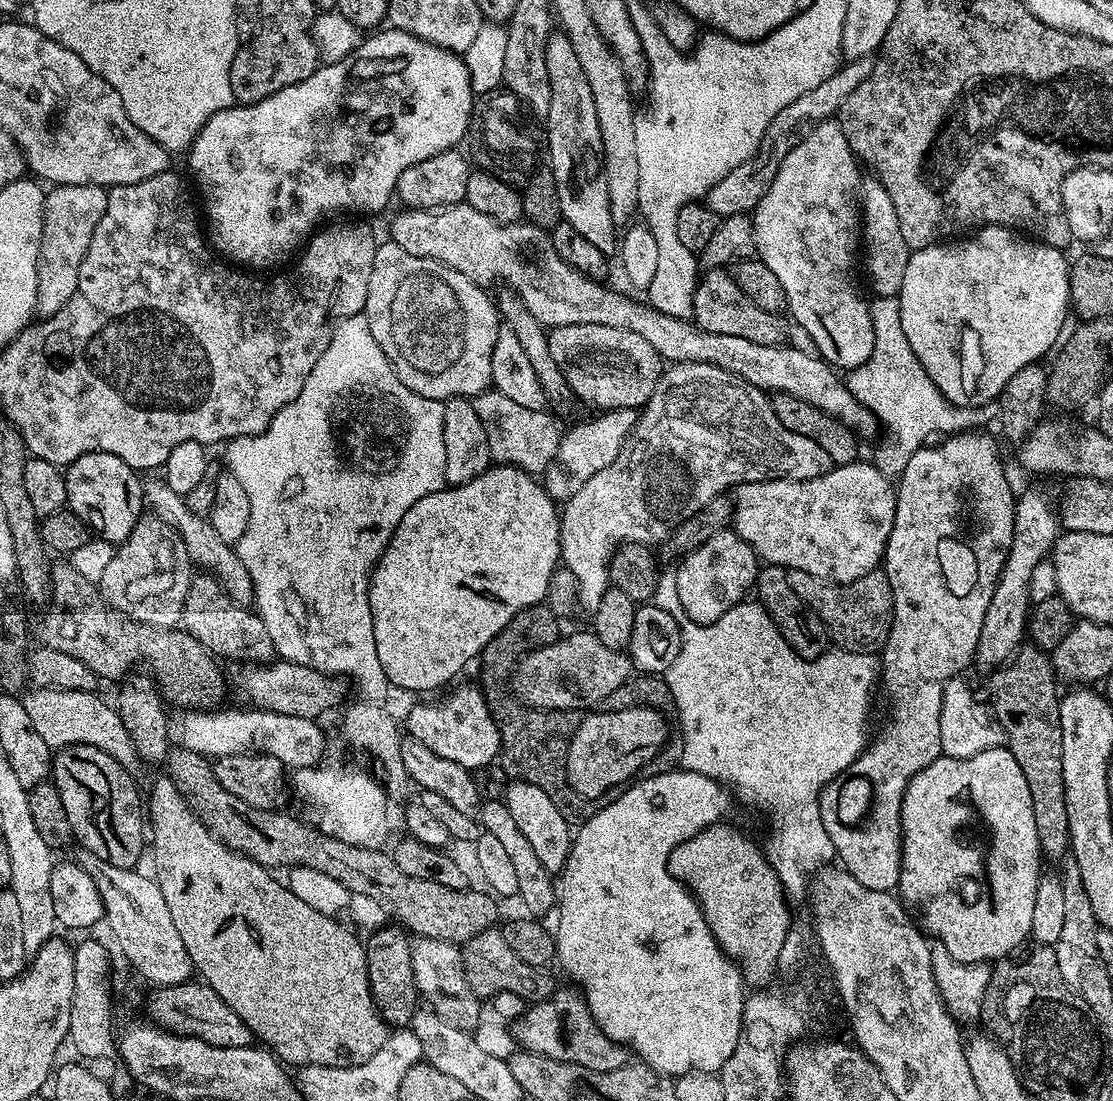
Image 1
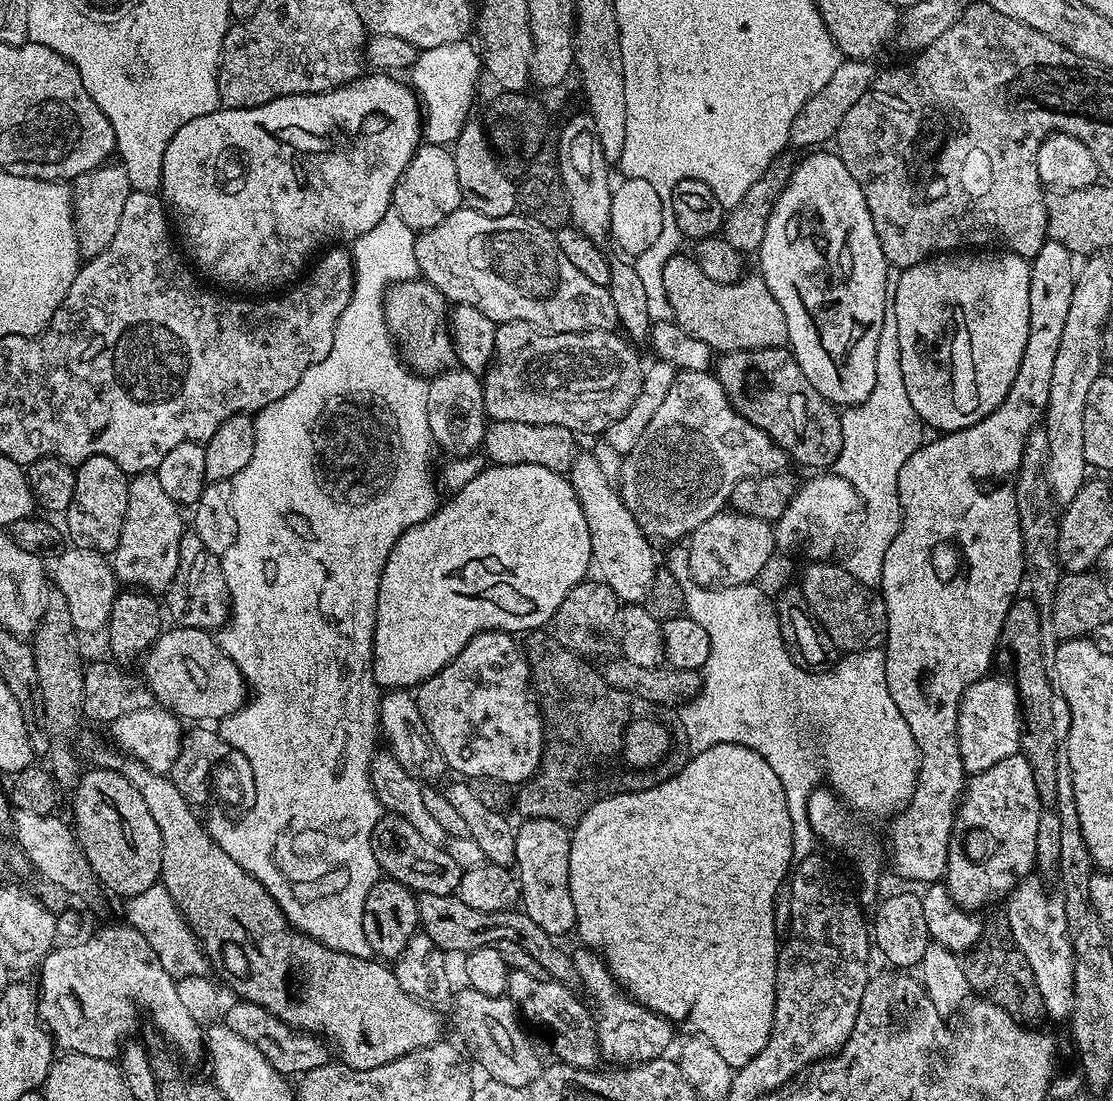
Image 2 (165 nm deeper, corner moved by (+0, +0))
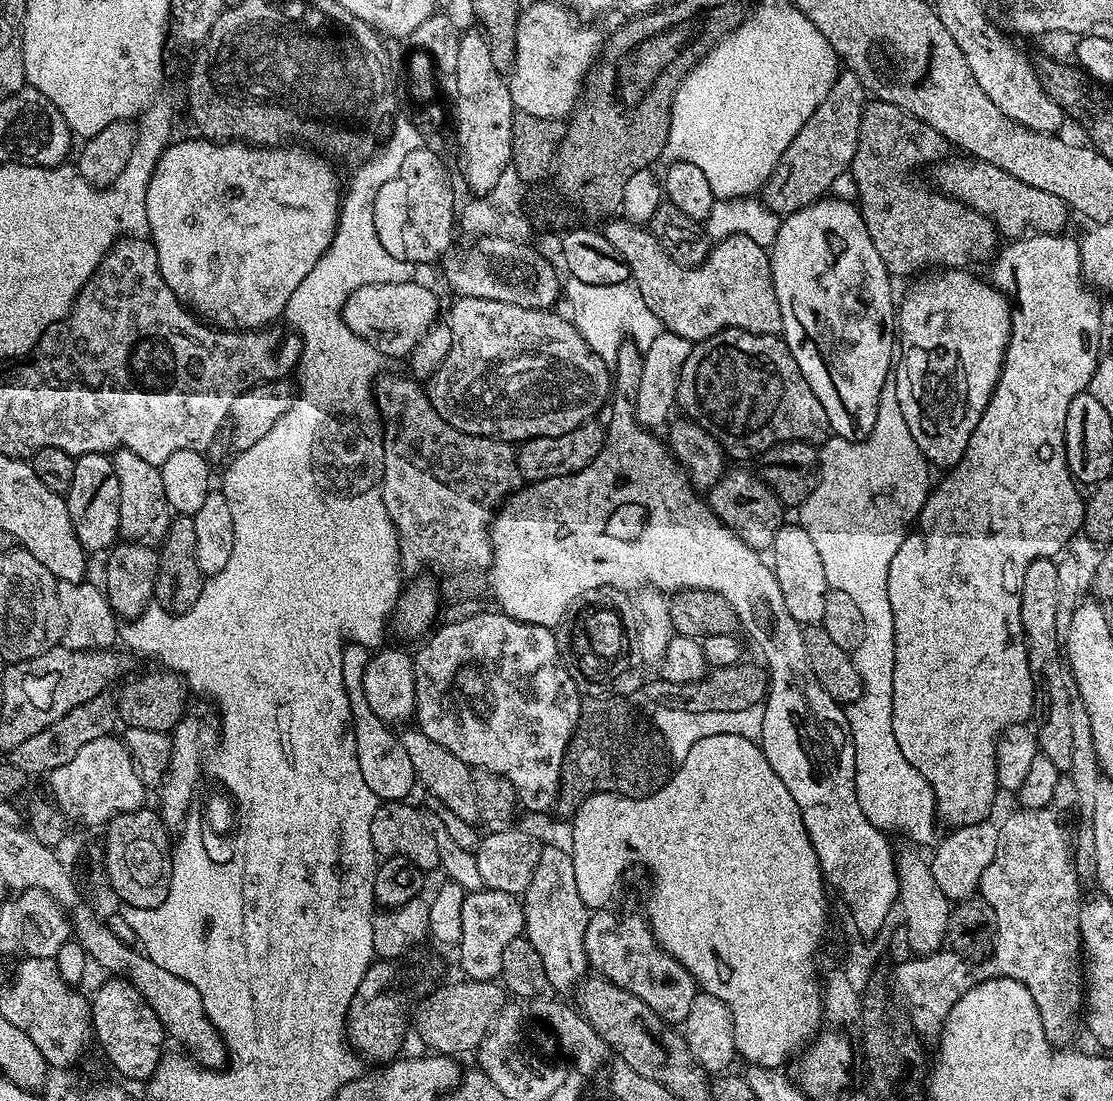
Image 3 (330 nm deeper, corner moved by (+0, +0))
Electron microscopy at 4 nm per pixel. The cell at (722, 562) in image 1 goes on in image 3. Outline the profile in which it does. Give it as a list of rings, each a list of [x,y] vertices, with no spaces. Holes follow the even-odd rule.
[[[725,471],[713,488],[707,489],[706,503],[716,517],[734,532],[742,542],[757,550],[771,549],[775,535],[785,523],[785,505],[765,486],[759,475],[748,472]]]

